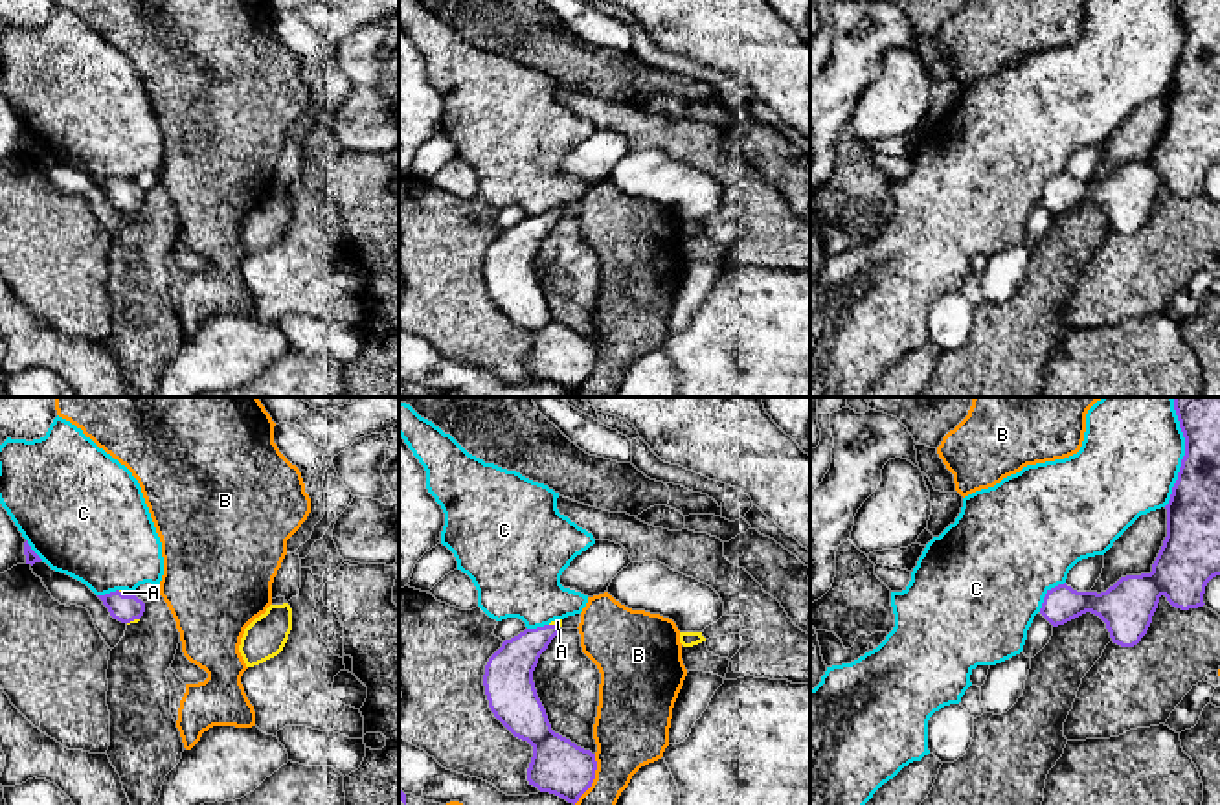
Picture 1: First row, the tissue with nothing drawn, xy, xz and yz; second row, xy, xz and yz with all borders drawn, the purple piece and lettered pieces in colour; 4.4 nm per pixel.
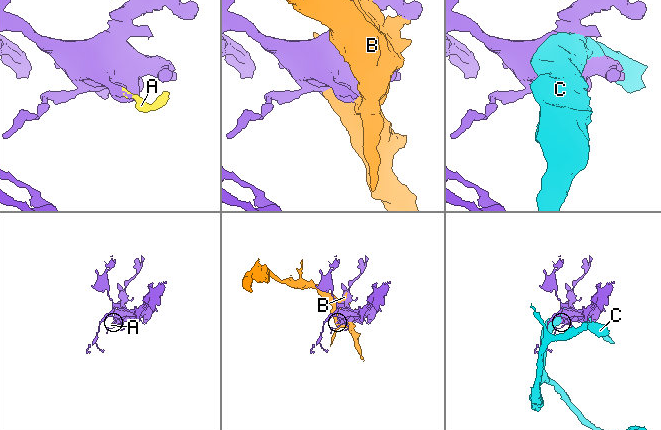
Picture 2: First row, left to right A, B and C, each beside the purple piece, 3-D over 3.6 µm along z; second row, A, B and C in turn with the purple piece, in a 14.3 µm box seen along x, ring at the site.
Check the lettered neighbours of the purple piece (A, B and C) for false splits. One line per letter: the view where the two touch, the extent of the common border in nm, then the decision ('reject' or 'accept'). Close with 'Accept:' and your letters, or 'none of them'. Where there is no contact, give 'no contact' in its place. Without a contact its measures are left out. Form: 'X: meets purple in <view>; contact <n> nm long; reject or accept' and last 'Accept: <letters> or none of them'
A: meets purple in xy; contact 80 nm long; accept
B: meets purple in xz; contact 240 nm long; reject
C: meets purple in yz; contact 420 nm long; reject
Accept: A

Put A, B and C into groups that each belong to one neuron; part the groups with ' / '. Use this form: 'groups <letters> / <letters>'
groups A / B / C

